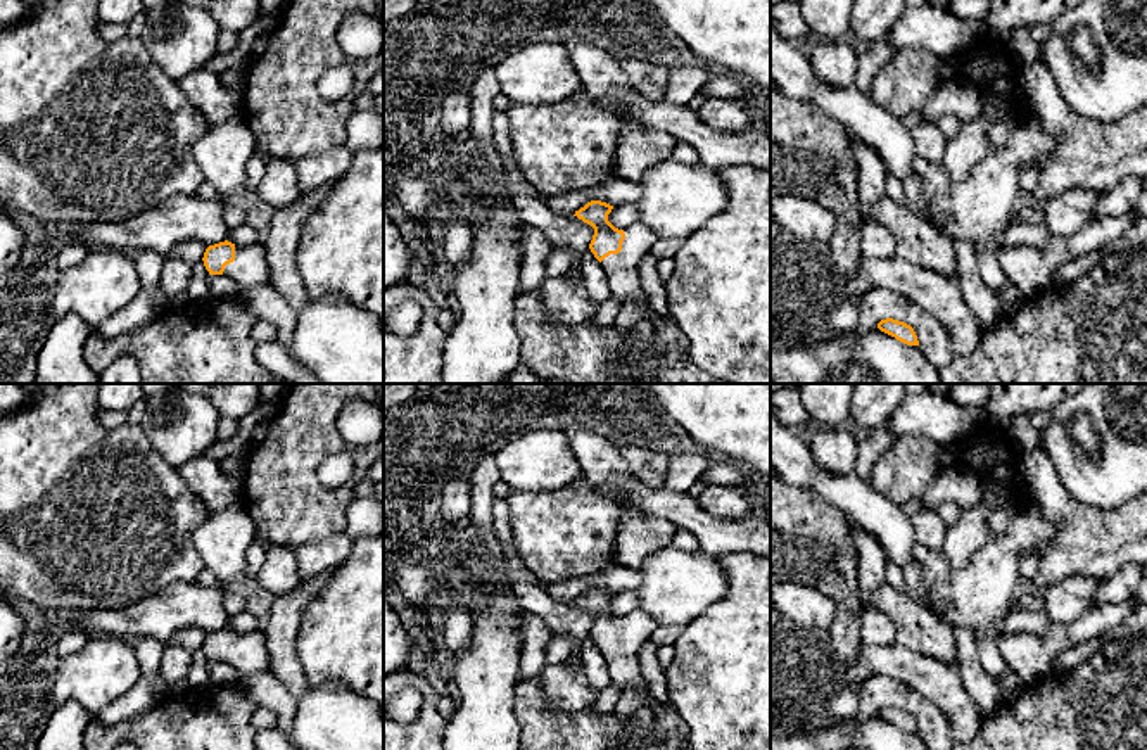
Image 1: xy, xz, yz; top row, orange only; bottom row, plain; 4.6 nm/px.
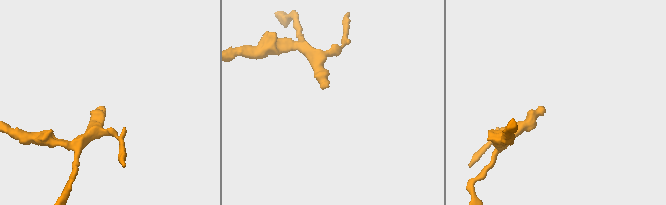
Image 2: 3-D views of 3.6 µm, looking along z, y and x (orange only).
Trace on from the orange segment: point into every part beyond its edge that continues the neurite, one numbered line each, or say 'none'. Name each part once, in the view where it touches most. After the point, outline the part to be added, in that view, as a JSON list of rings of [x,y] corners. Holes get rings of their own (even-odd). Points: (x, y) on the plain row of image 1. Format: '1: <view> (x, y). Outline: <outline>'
1: xz (621, 655). Outline: [[[639,610],[625,615],[624,620],[622,638],[618,641],[610,641],[601,648],[610,671],[610,679],[620,691],[634,690],[644,696],[651,696],[639,669],[637,653],[660,624],[651,617],[644,617]]]

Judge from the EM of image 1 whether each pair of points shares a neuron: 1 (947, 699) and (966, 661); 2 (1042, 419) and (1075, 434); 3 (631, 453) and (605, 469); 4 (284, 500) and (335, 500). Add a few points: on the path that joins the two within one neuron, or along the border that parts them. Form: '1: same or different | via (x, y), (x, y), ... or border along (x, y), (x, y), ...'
1: different | border along (957, 664), (961, 685), (980, 709)
2: different | border along (1049, 412), (1051, 422), (1040, 432)
3: different | border along (615, 448), (634, 477)
4: same | via (296, 500), (323, 500)

